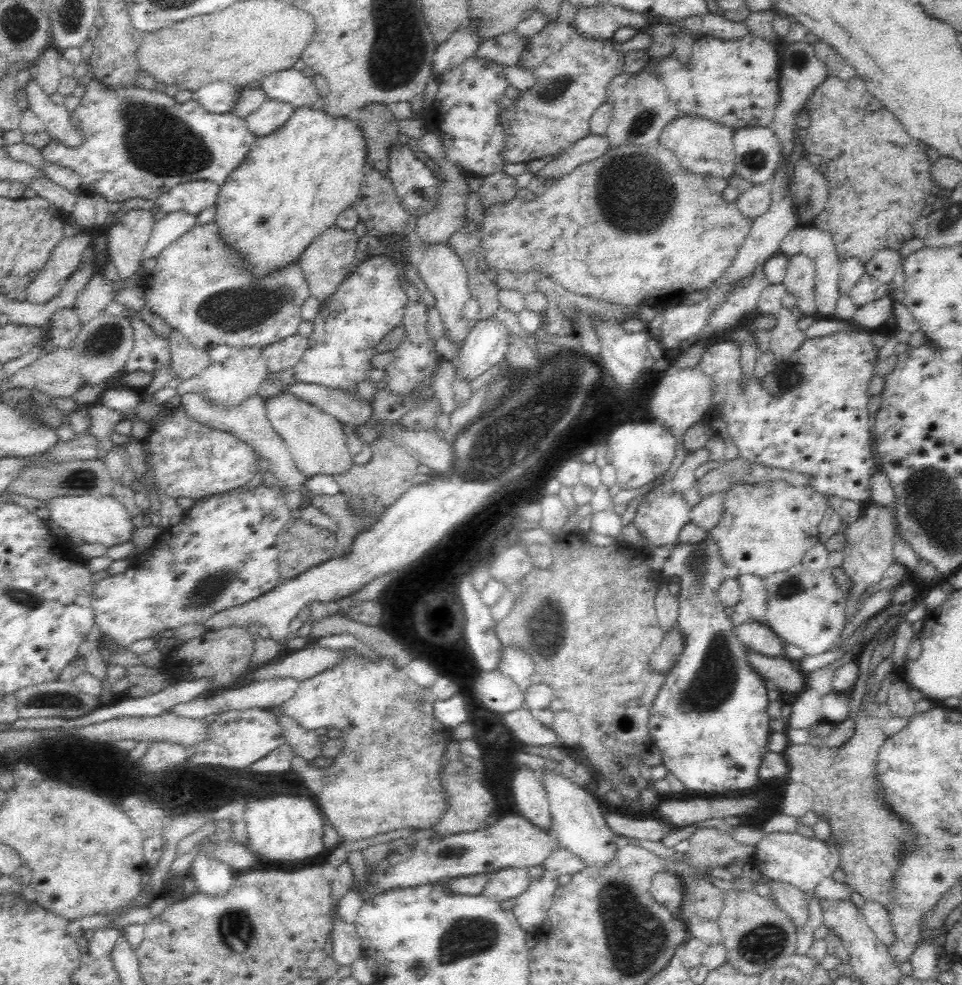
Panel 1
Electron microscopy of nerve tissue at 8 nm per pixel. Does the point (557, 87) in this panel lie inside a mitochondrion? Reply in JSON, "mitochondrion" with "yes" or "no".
{"mitochondrion":"yes"}

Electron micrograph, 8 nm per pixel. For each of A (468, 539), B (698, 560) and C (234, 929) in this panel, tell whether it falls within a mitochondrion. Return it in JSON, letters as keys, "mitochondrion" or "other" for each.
{"A":"other","B":"mitochondrion","C":"mitochondrion"}

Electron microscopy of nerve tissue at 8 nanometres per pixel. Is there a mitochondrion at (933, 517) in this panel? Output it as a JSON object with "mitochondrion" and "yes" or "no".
{"mitochondrion":"yes"}

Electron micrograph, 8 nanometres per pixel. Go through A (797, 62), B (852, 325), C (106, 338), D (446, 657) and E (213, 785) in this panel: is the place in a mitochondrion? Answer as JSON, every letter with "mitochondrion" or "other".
{"A":"mitochondrion","B":"other","C":"mitochondrion","D":"other","E":"mitochondrion"}

